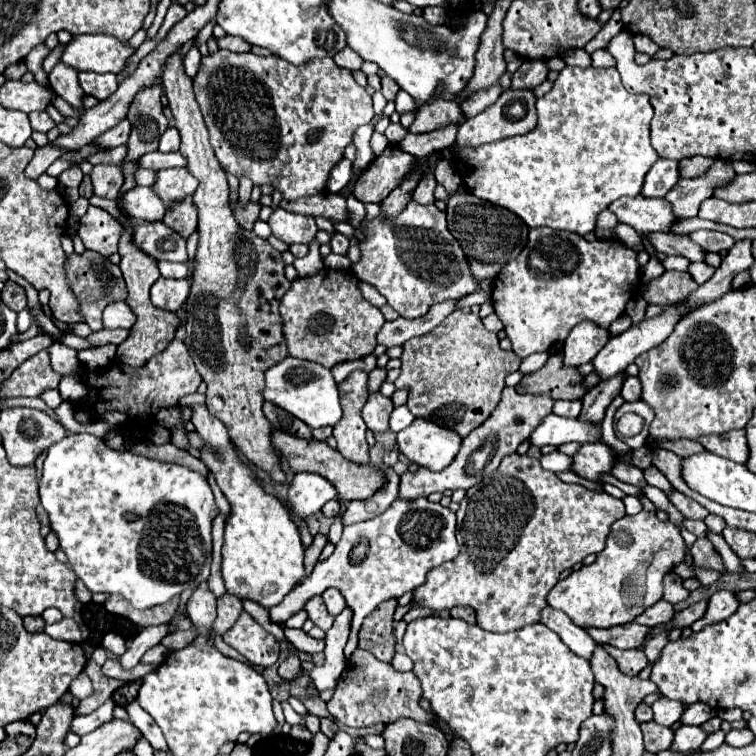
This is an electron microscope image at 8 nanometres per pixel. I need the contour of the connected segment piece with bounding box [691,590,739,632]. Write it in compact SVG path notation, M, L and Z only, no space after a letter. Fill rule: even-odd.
M719 590L715 592L711 598L709 598L709 608L707 608L707 614L697 620L691 630L693 632L699 632L703 626L707 624L713 624L713 622L721 622L725 618L729 618L735 610L739 608L739 600L737 600L737 594L735 592L729 592L729 590Z

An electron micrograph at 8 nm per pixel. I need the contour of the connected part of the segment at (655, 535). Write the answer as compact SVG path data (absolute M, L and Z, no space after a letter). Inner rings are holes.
M645 494L638 498L643 510L635 516L619 518L611 526L605 550L597 554L597 560L557 582L547 594L547 604L563 610L579 628L611 628L633 622L645 608L661 600L663 576L685 560L687 544L681 538L679 528L673 522L661 522L654 504Z

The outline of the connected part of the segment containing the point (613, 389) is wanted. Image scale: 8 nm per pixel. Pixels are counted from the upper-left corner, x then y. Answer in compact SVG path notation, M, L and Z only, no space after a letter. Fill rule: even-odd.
M617 374L609 380L601 380L595 388L591 388L583 398L583 410L581 410L579 418L601 424L607 406L621 392L621 386L623 386L625 378L627 378L627 374Z

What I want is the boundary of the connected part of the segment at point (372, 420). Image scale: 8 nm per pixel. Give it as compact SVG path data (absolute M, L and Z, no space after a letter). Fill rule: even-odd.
M373 392L367 398L367 404L363 406L363 420L373 432L385 432L387 430L387 418L393 410L391 398L385 398L381 392Z

